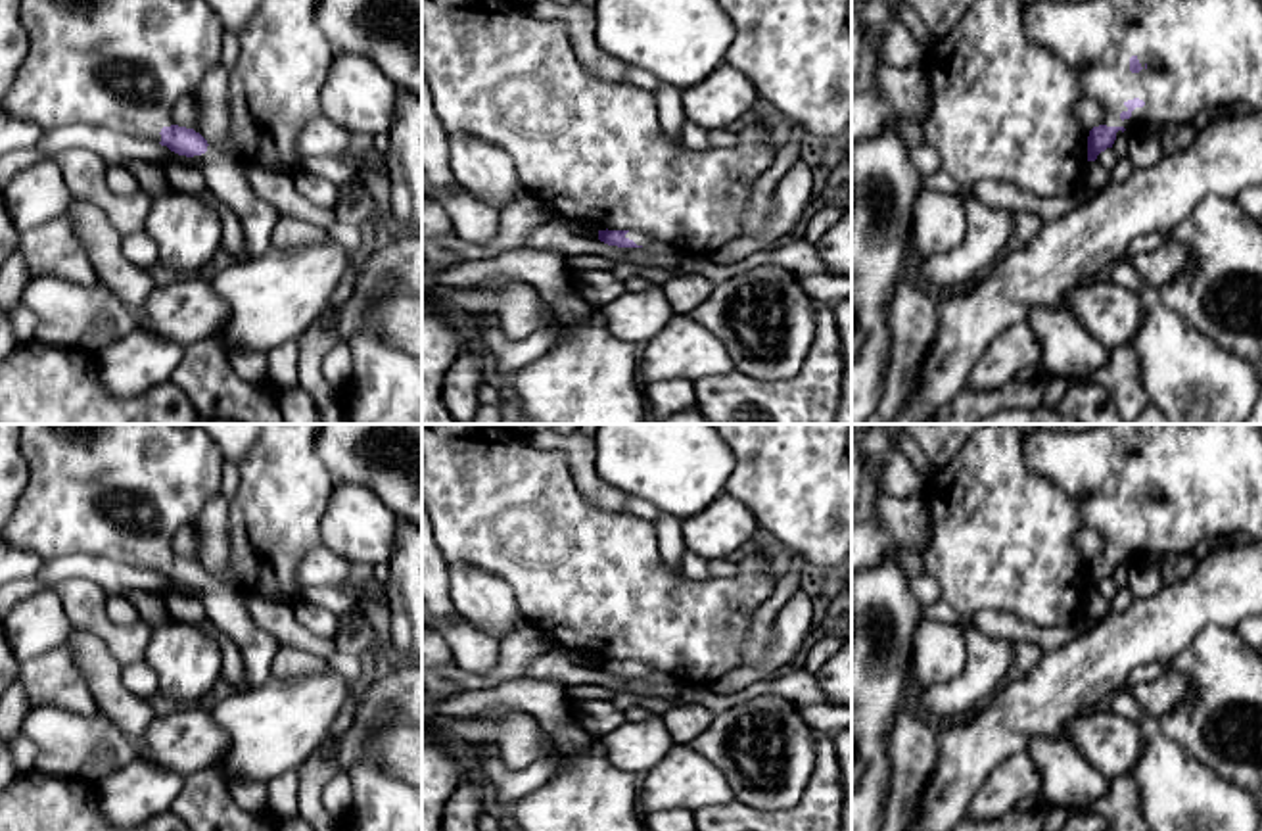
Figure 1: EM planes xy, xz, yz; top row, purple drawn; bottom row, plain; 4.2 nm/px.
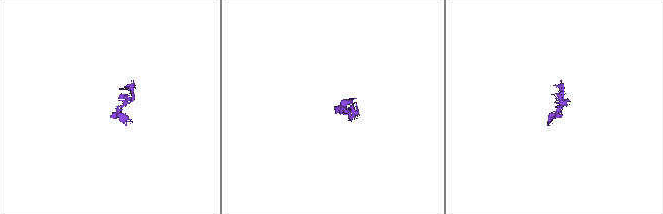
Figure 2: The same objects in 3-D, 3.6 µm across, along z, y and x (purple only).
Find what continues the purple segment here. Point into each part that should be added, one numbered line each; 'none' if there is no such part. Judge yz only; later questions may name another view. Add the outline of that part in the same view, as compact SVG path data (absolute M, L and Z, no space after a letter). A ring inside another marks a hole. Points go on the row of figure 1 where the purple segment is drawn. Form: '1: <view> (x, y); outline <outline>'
1: yz (1199, 52); outline M1038 0L1024 6L1022 13L1024 33L1030 40L1057 56L1066 63L1076 81L1082 86L1086 98L1097 100L1103 109L1103 125L1107 127L1124 127L1126 134L1141 131L1143 127L1157 123L1162 129L1174 125L1191 125L1193 119L1210 106L1222 106L1229 102L1247 104L1250 109L1262 109L1262 0L1082 0L1082 2L1064 2L1064 0ZM1139 98L1145 102L1143 107L1135 107L1130 119L1120 119L1122 111L1128 111L1124 106L1128 100Z

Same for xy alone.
1: xy (117, 64); outline M21 0L21 23L29 36L29 52L4 100L4 113L36 123L42 131L69 125L92 125L148 142L161 142L161 129L173 123L173 106L198 92L205 73L219 63L224 27L203 0Z
2: xy (225, 177); outline M213 146L194 159L201 163L198 173L207 180L209 190L238 215L249 257L270 249L280 211L253 192L238 159L219 154Z

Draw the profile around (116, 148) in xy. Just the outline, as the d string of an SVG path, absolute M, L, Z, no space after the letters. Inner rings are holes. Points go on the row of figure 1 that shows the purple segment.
M69 125L44 131L35 150L46 159L67 148L88 148L100 154L107 165L125 165L132 159L157 163L159 167L175 165L199 171L201 163L194 157L178 155L159 142L148 142L127 136L109 129L92 125Z

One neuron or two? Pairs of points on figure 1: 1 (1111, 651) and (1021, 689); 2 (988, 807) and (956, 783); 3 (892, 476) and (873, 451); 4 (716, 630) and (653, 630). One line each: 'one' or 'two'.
1: one
2: two
3: one
4: one

